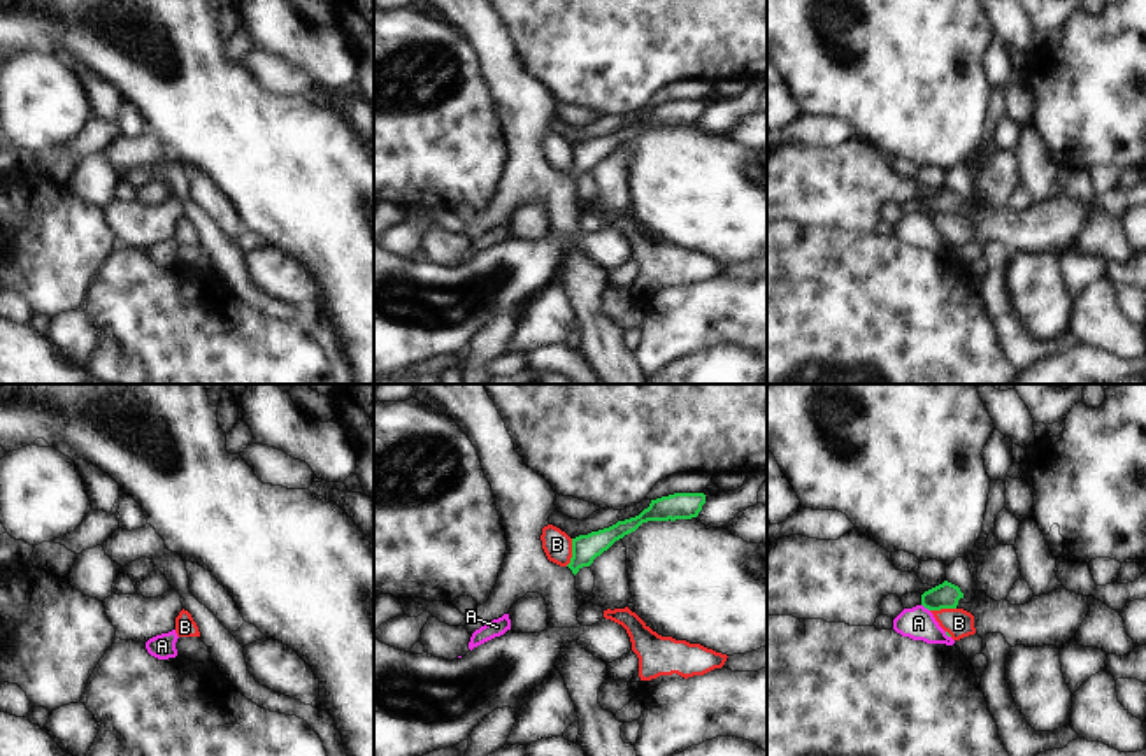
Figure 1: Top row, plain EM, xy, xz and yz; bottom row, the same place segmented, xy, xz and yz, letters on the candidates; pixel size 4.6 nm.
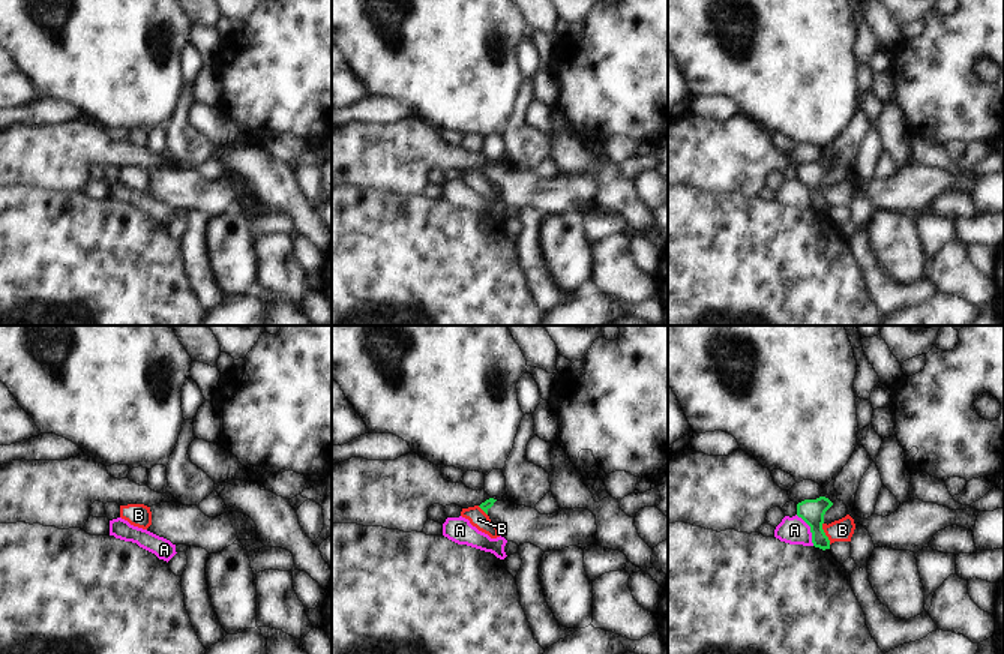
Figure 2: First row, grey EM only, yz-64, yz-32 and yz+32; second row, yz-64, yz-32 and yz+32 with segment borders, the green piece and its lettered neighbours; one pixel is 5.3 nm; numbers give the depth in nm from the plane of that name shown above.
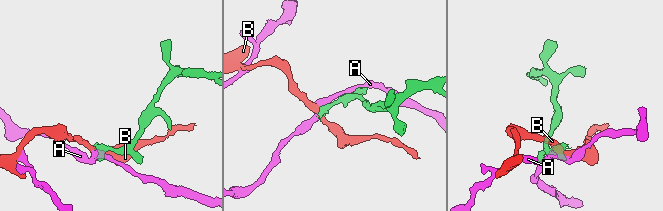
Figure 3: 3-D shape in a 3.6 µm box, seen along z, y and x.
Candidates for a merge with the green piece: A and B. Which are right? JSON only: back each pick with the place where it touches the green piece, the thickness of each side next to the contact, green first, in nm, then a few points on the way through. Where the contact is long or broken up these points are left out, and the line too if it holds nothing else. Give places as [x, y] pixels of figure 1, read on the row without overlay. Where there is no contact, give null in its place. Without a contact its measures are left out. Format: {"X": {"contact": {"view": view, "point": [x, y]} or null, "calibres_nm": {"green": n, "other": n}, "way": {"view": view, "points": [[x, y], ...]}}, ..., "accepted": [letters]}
{"accepted": []}

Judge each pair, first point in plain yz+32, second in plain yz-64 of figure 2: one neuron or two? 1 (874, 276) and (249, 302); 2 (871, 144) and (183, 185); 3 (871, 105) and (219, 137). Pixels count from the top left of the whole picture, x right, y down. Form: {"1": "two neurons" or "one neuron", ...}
{"1": "two neurons", "2": "two neurons", "3": "one neuron"}

